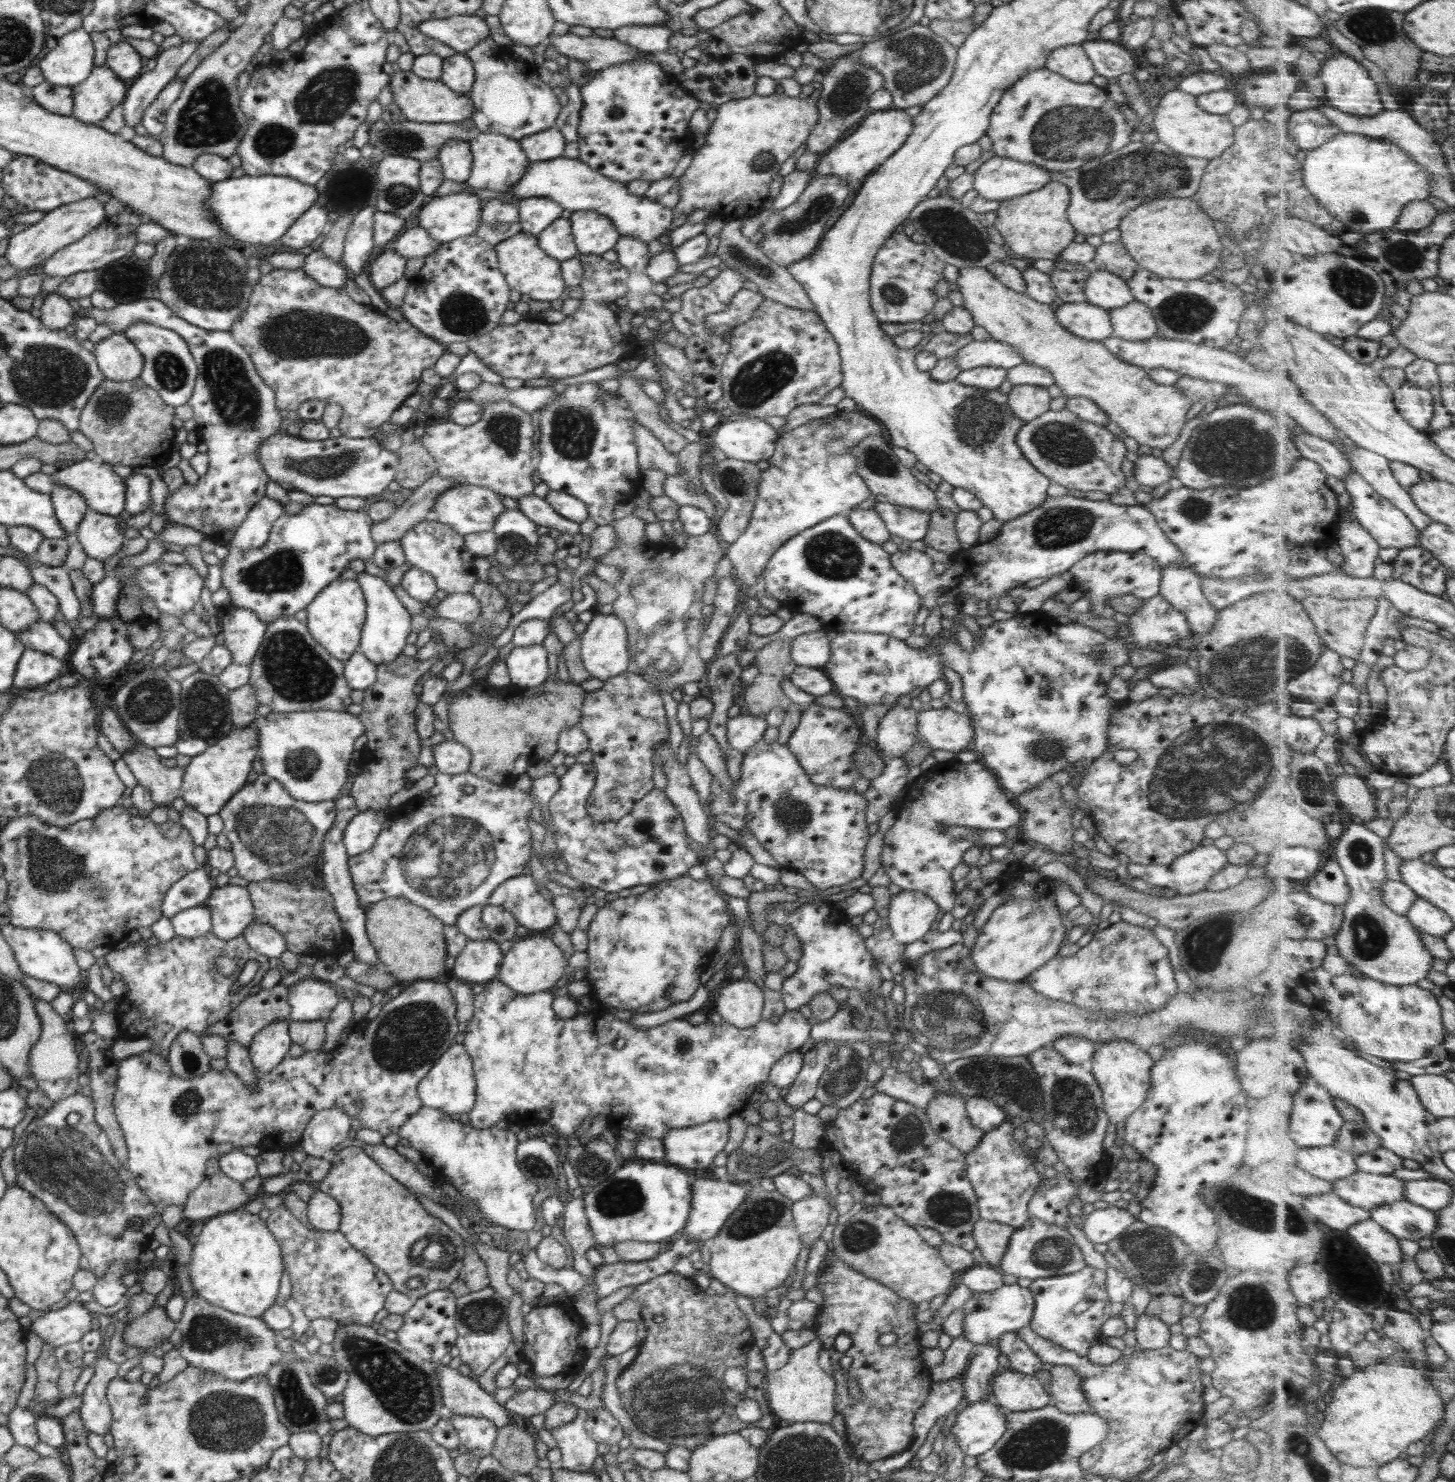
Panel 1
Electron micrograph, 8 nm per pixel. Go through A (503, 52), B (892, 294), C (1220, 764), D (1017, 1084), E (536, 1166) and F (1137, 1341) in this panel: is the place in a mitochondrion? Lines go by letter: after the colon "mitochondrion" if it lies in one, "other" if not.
A: other
B: mitochondrion
C: mitochondrion
D: mitochondrion
E: mitochondrion
F: other

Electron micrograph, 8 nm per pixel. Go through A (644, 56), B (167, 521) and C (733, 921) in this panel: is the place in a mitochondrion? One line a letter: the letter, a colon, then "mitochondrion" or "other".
A: other
B: other
C: other

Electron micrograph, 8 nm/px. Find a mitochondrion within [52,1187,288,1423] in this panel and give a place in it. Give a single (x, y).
(206, 1333)

